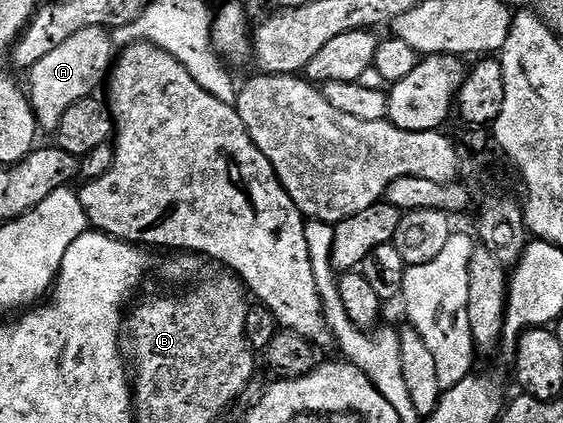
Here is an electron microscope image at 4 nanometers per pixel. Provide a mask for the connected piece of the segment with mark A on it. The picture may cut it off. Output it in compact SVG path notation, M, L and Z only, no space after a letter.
M94 27L81 29L81 33L69 37L57 49L50 51L42 61L37 61L37 65L29 69L31 75L29 98L31 107L35 111L38 130L43 133L58 132L61 117L65 117L69 105L94 96L98 92L95 90L98 89L102 79L104 82L109 64L116 55L117 50L113 47L110 30L105 27Z

